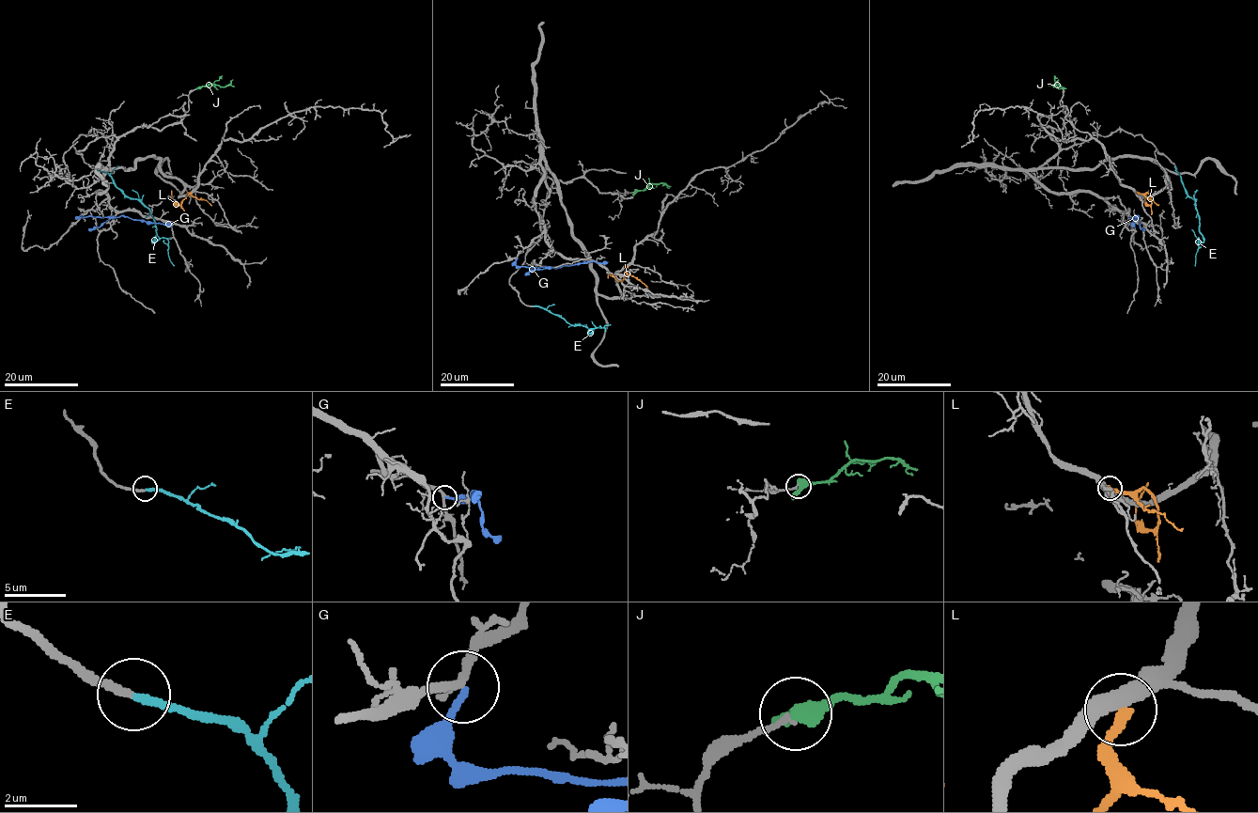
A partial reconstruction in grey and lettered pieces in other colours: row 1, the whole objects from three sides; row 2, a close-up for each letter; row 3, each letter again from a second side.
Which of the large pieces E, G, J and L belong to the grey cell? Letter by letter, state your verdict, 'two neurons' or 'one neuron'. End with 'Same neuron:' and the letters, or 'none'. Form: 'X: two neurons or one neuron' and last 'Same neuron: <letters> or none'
E: one neuron
G: two neurons
J: two neurons
L: two neurons
Same neuron: E

